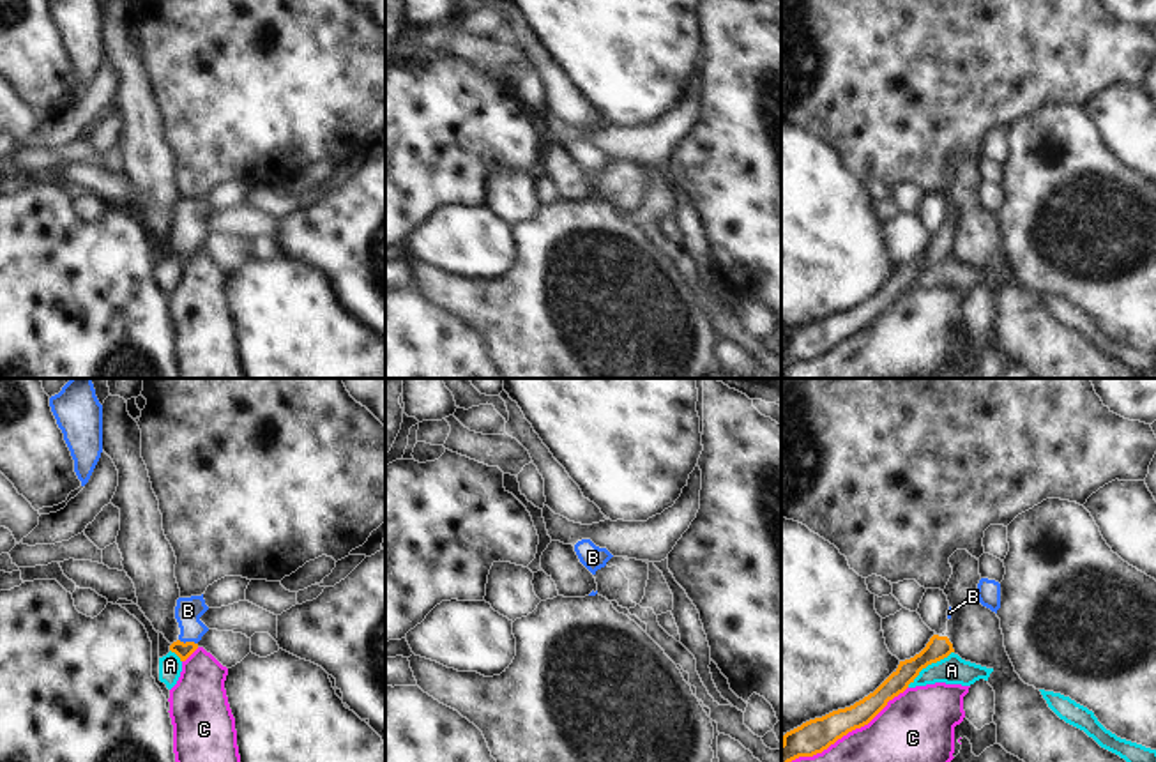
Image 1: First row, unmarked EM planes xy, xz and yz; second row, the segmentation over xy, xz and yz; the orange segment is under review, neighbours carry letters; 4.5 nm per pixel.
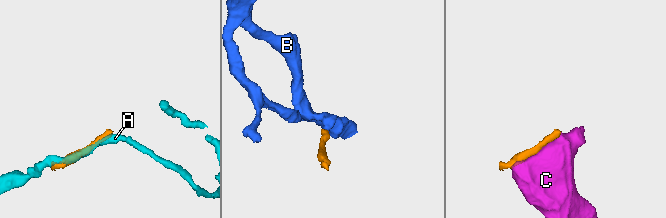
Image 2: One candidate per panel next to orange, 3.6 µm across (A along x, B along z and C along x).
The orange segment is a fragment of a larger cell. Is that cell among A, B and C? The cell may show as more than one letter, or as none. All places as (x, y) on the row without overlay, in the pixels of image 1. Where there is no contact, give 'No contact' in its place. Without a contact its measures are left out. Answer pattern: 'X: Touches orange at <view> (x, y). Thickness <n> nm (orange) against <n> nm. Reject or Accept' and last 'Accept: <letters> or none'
A: Touches orange at yz (928, 267). Thickness 110 nm (orange) against 130 nm. Reject
B: Touches orange at xy (188, 246). Thickness 70 nm (orange) against 120 nm. Accept
C: Touches orange at yz (842, 340). Thickness 150 nm (orange) against 460 nm. Reject
Accept: B.

